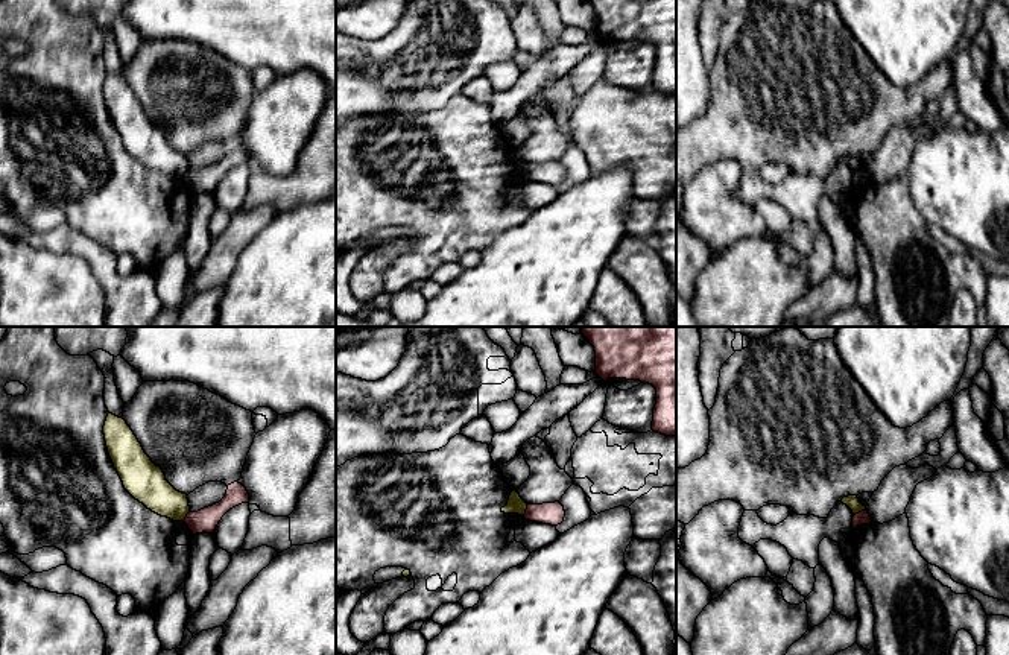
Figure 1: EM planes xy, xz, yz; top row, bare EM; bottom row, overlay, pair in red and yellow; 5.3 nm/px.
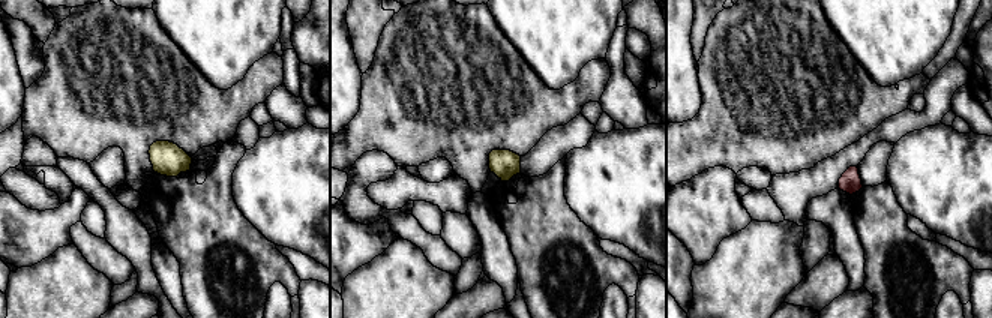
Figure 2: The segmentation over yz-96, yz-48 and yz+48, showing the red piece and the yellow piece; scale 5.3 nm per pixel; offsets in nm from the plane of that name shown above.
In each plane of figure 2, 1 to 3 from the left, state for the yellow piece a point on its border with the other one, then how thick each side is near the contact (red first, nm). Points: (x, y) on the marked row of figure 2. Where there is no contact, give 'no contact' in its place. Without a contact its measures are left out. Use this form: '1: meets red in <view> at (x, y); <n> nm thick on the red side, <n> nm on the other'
1: no contact
2: no contact
3: no contact

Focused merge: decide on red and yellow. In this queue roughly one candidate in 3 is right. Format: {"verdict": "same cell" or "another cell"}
{"verdict": "another cell"}

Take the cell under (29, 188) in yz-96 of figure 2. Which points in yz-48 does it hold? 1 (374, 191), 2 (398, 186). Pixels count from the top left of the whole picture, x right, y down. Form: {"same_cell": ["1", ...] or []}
{"same_cell": ["1", "2"]}

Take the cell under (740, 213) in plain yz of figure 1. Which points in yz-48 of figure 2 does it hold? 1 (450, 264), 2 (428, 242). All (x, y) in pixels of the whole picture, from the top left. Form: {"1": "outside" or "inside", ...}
{"1": "inside", "2": "inside"}

